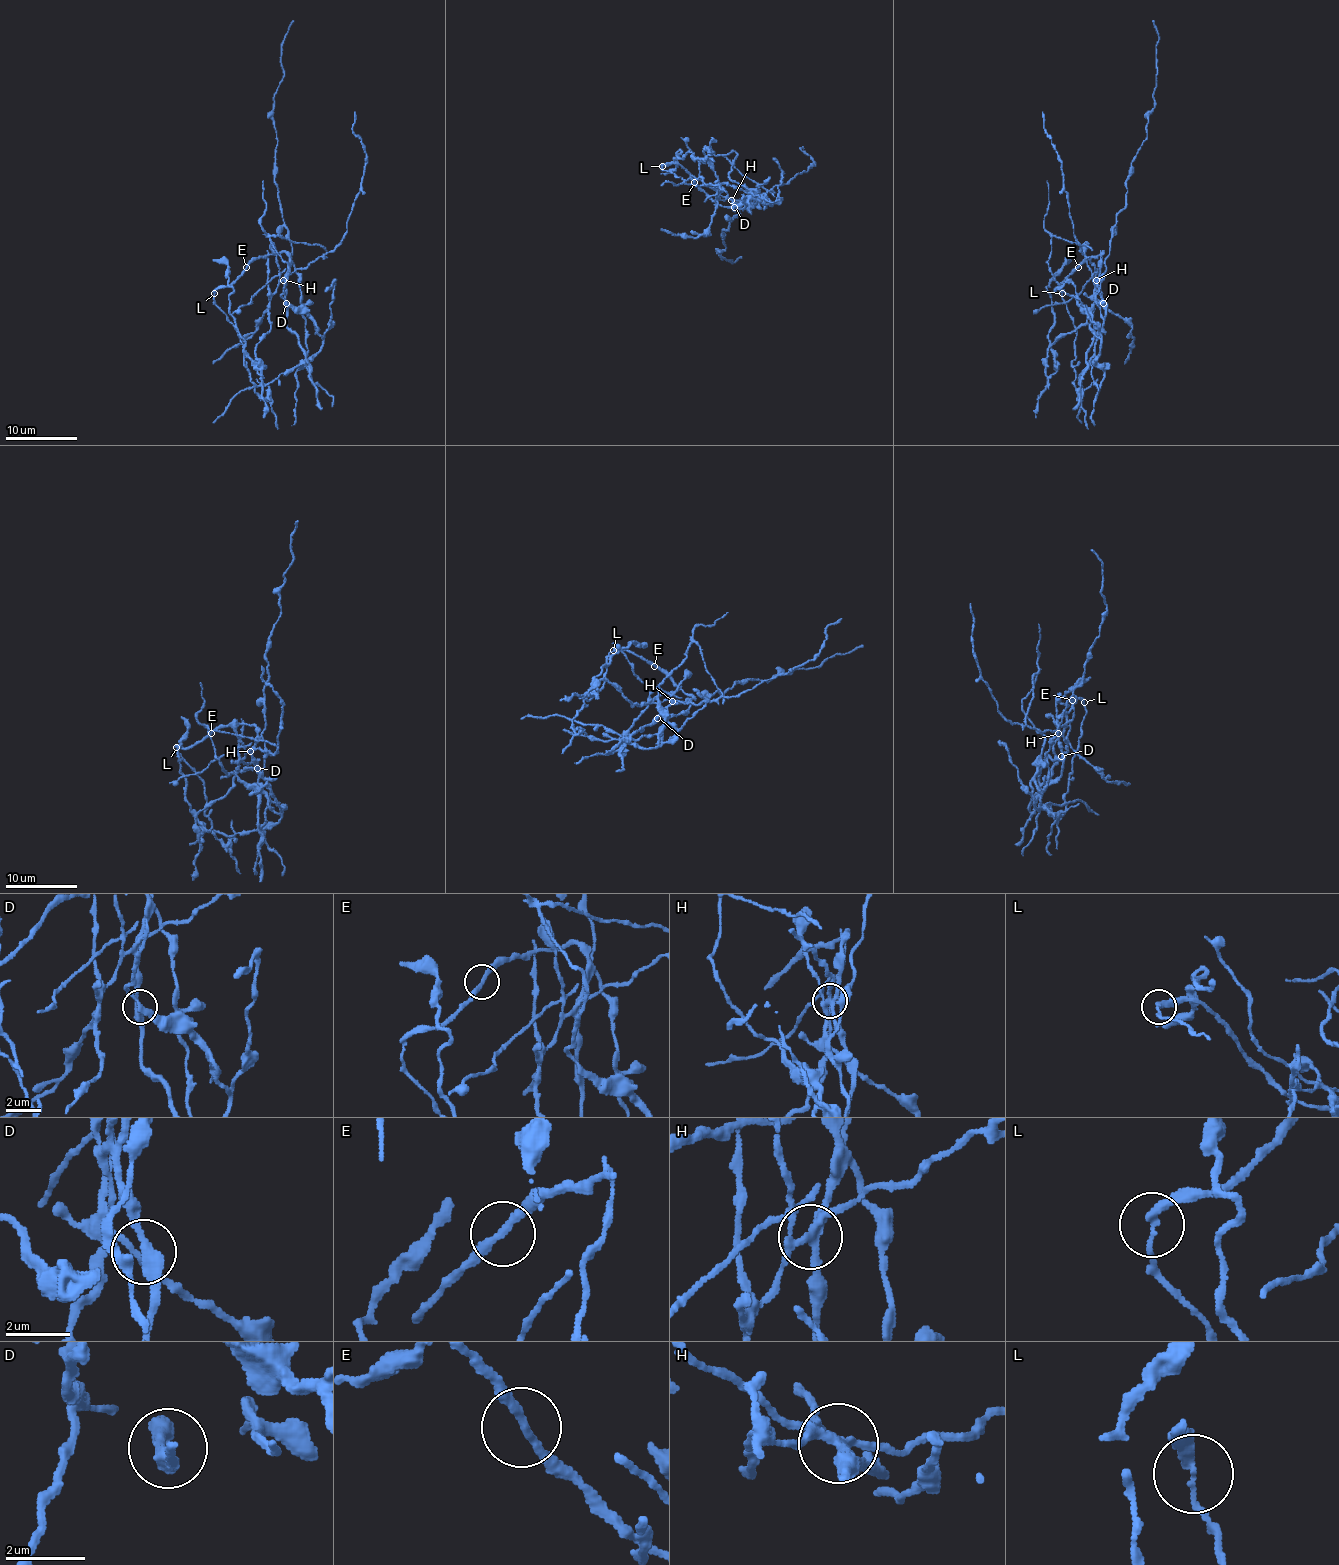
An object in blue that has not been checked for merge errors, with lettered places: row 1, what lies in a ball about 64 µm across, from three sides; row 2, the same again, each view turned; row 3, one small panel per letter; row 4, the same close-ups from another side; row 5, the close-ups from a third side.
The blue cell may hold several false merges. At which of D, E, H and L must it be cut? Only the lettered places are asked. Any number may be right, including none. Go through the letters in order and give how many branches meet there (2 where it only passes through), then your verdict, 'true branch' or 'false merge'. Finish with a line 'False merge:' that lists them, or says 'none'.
D: branches 2; true branch
E: branches 2; true branch
H: branches 5; false merge
L: branches 2; false merge
False merge: H, L

